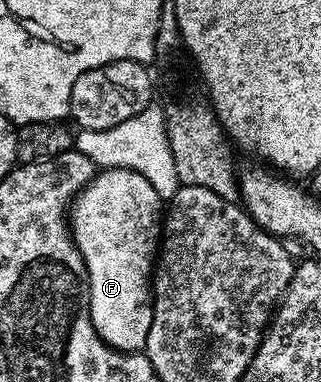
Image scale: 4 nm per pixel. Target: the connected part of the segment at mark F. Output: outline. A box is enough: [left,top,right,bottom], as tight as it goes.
[69,169,164,352]

